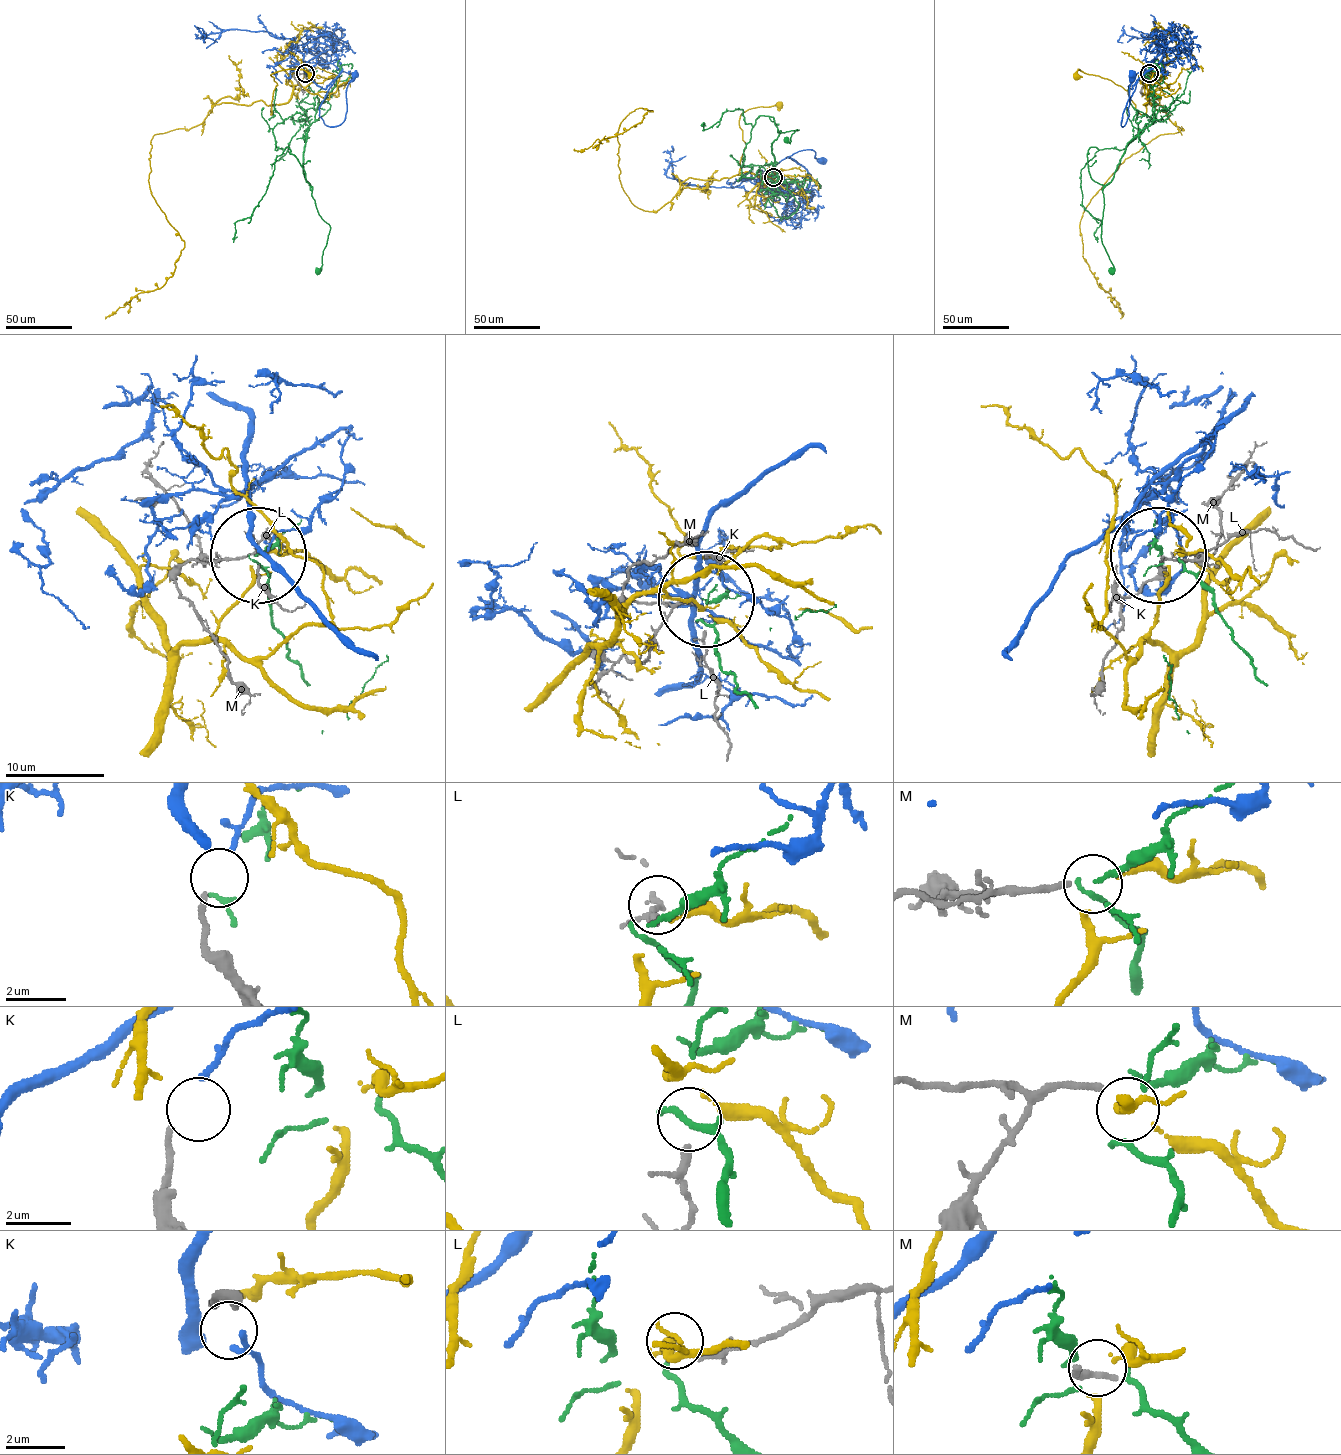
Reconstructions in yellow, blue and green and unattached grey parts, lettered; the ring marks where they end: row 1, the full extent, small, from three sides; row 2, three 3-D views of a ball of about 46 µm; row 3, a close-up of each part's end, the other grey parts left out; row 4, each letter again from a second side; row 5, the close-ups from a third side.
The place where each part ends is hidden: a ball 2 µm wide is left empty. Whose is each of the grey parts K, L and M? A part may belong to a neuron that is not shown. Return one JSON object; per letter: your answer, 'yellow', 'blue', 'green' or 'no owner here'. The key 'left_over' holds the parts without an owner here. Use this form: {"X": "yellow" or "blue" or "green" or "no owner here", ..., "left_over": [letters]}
{"K": "blue", "L": "yellow", "M": "no owner here", "left_over": ["M"]}

